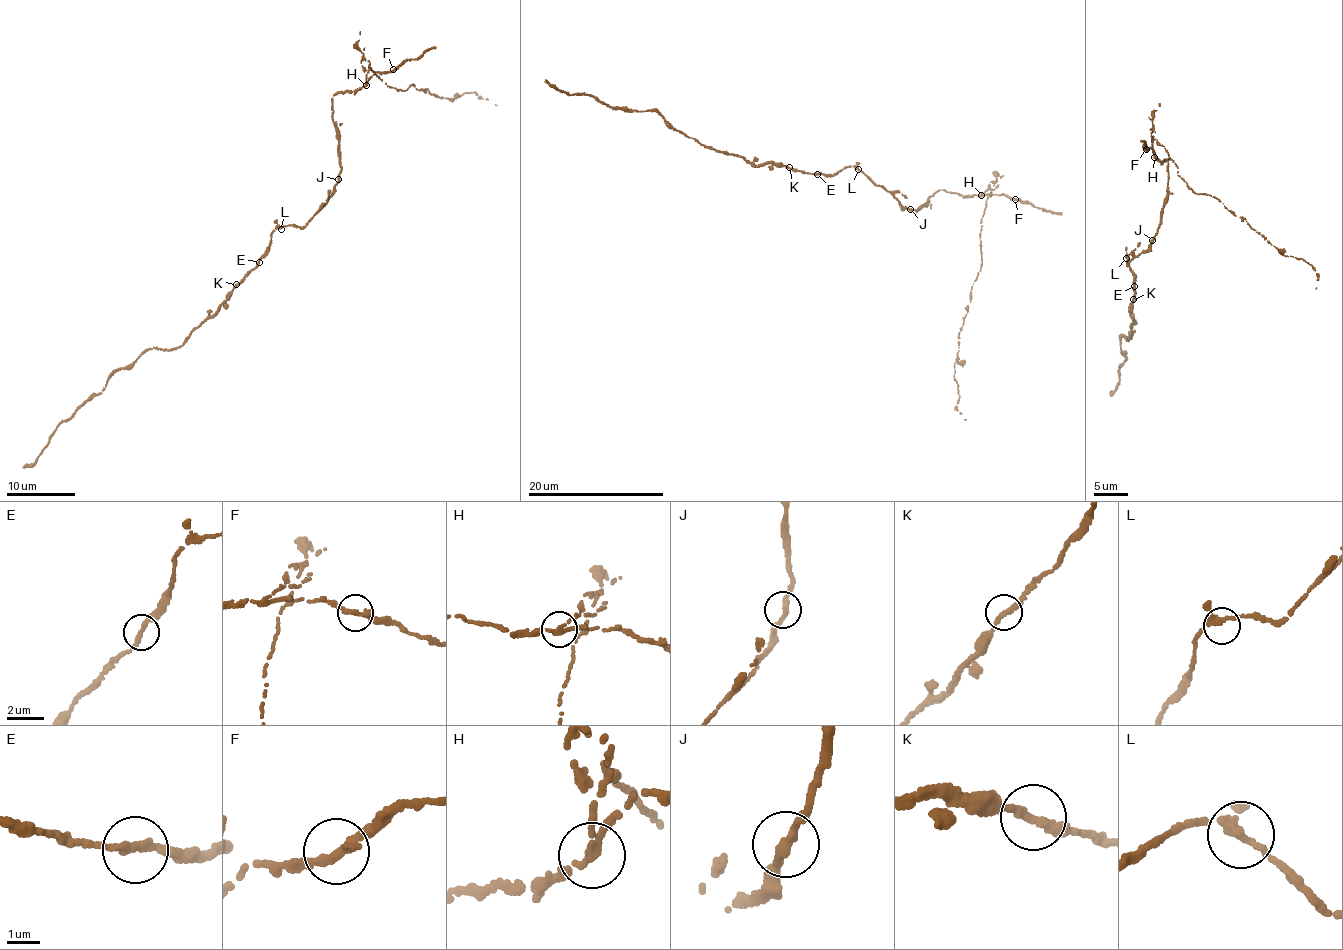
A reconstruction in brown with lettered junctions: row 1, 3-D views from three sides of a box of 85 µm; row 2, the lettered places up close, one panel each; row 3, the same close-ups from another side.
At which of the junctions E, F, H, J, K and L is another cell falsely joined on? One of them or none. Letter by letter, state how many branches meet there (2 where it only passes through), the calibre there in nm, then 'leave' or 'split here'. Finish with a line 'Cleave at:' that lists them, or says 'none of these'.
E: 2 branches meet; 280 nm thick; leave
F: 2 branches meet; 280 nm thick; leave
H: 3 branches meet; 220 nm thick; split here
J: 2 branches meet; 280 nm thick; leave
K: 2 branches meet; 280 nm thick; leave
L: 3 branches meet; 240 nm thick; leave
Cleave at: H

